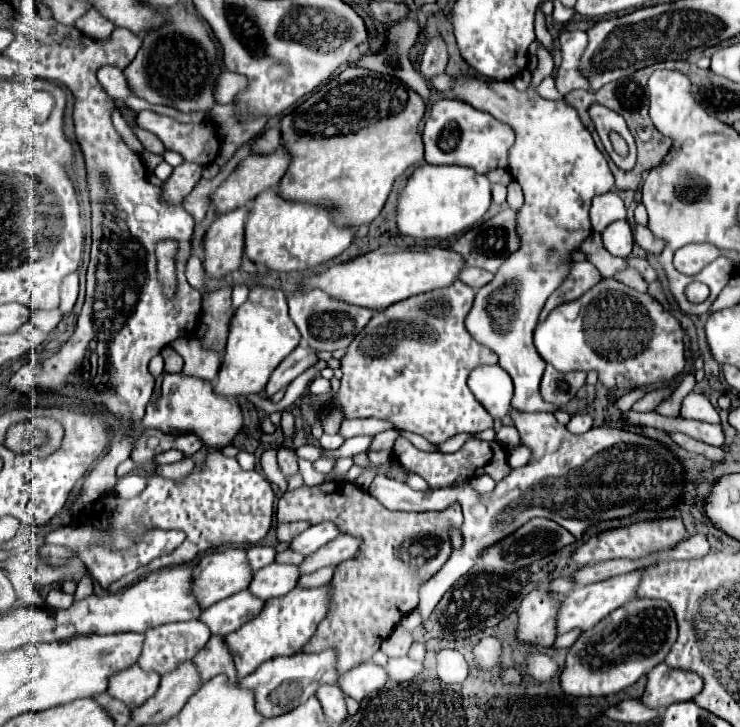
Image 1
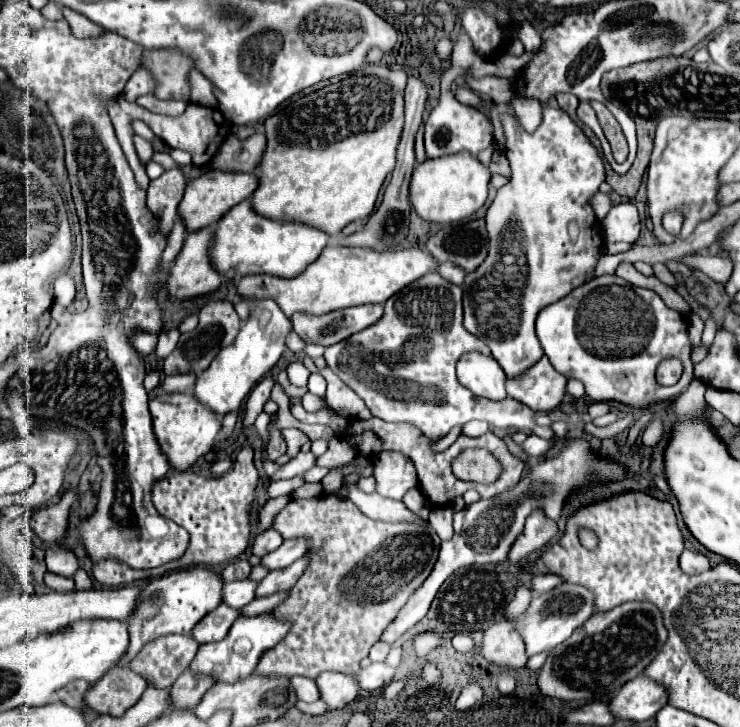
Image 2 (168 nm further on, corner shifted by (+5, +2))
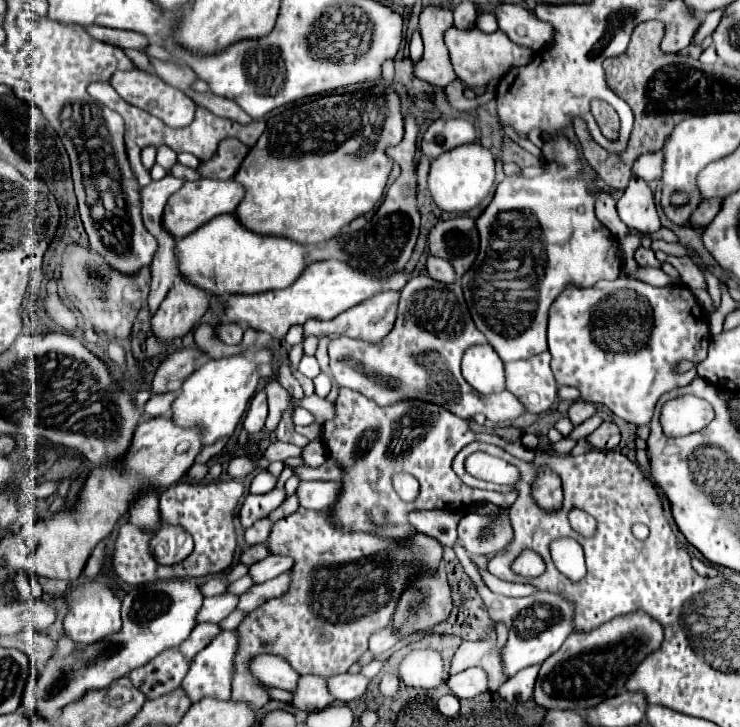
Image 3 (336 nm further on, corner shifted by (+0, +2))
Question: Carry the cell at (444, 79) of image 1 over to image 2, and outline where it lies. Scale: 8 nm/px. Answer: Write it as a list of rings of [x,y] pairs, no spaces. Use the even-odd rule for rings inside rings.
[[[458,87],[455,90],[455,98],[462,104],[466,104],[476,108],[483,108],[486,105],[494,107],[494,103],[487,103],[480,99],[470,88]]]

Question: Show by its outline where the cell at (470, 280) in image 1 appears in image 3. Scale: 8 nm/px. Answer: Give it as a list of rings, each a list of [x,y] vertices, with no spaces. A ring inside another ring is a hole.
[[[429,256],[425,266],[427,266],[427,274],[433,276],[433,280],[437,280],[437,282],[445,282],[445,284],[455,282],[453,266],[451,266],[447,260],[441,260],[441,258],[435,258],[435,256]]]

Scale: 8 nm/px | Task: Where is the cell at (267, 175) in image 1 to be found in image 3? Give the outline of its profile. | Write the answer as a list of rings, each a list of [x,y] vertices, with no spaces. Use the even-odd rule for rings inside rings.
[[[199,178],[195,182],[185,182],[181,186],[181,192],[173,194],[169,204],[165,206],[163,212],[163,228],[175,236],[175,240],[185,238],[205,222],[209,222],[213,216],[219,214],[229,214],[237,208],[237,204],[243,198],[243,190],[235,180],[209,180],[209,178]]]

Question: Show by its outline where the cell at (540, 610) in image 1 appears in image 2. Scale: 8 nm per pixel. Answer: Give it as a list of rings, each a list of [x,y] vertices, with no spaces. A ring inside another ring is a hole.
[[[504,618],[484,632],[480,650],[488,662],[502,668],[520,668],[528,662],[526,644],[514,626],[512,620]]]

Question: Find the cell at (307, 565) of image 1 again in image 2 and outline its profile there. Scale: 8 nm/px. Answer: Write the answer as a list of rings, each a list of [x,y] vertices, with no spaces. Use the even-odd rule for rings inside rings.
[[[302,556],[300,560],[296,560],[294,564],[280,568],[280,570],[272,570],[262,582],[260,588],[256,590],[256,596],[270,596],[274,592],[282,592],[282,590],[290,590],[298,578],[304,574],[304,570],[310,564],[310,556]]]

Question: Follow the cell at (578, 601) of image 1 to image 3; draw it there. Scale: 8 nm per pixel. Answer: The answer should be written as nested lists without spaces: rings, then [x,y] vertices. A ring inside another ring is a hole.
[[[459,558],[463,570],[467,572],[467,576],[473,580],[479,596],[483,598],[483,604],[489,612],[489,618],[493,622],[501,622],[507,626],[509,630],[509,640],[505,644],[505,648],[501,650],[501,664],[503,664],[503,674],[507,678],[515,676],[519,670],[527,668],[527,666],[535,666],[545,662],[551,654],[555,654],[561,644],[565,642],[565,638],[573,632],[571,620],[573,620],[573,606],[563,600],[557,594],[549,594],[549,592],[537,592],[525,598],[507,598],[507,596],[497,596],[493,594],[481,580],[475,564],[469,558]]]

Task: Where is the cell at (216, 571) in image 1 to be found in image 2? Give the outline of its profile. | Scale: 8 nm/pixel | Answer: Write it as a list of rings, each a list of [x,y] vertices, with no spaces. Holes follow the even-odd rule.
[[[192,566],[186,570],[176,570],[170,572],[162,578],[154,578],[146,582],[144,588],[144,604],[140,604],[140,616],[132,616],[132,622],[128,624],[130,628],[130,648],[124,654],[124,660],[120,664],[126,664],[132,660],[136,652],[148,642],[154,640],[156,636],[164,634],[190,634],[192,628],[204,618],[208,612],[220,606],[222,602],[222,586],[224,580],[220,574],[202,568],[202,566]]]

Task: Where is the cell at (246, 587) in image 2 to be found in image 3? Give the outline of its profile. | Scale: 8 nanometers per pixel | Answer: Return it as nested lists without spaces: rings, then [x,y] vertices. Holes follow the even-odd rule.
[[[219,594],[213,598],[205,598],[195,620],[197,620],[197,624],[201,624],[201,622],[217,624],[227,614],[231,614],[235,610],[235,606],[237,606],[237,596],[233,596],[233,594]]]

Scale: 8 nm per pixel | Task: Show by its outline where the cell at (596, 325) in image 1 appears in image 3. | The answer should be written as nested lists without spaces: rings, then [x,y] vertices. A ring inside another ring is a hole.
[[[619,276],[617,280],[601,280],[597,282],[595,286],[591,288],[577,288],[577,286],[567,286],[559,298],[553,302],[551,310],[549,310],[549,330],[547,330],[547,340],[549,340],[549,352],[553,356],[551,360],[551,370],[555,374],[555,380],[559,386],[573,386],[581,392],[581,400],[587,400],[587,402],[593,402],[593,404],[603,404],[607,406],[615,416],[623,418],[625,422],[631,422],[631,424],[649,424],[651,416],[653,416],[653,408],[655,408],[655,402],[659,400],[661,394],[673,390],[673,388],[679,388],[679,386],[685,386],[689,384],[695,376],[697,376],[697,370],[689,370],[689,372],[675,372],[677,364],[681,360],[691,360],[693,364],[699,364],[705,360],[707,356],[707,346],[711,342],[711,334],[709,334],[709,326],[707,326],[707,320],[703,318],[703,312],[701,312],[701,306],[697,302],[697,298],[693,296],[693,292],[689,290],[689,286],[685,284],[669,284],[669,286],[663,286],[663,288],[655,288],[651,284],[645,284],[645,282],[639,282],[639,280],[633,280],[631,276]]]

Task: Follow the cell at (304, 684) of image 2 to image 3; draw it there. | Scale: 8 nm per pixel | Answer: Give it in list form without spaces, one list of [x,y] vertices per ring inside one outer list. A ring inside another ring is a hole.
[[[261,654],[249,660],[249,672],[265,686],[281,688],[281,690],[293,690],[297,684],[299,674],[291,668],[291,664],[273,654]]]

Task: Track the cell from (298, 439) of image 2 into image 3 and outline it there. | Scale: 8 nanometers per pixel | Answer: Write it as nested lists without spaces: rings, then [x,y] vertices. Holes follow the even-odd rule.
[[[313,422],[313,424],[309,424],[309,426],[295,426],[295,430],[297,430],[299,434],[303,434],[303,436],[307,436],[309,440],[317,440],[319,434],[321,434],[321,424]]]

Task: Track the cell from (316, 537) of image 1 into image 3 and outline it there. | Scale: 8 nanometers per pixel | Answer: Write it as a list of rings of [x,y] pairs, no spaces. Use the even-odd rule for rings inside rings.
[[[269,554],[261,562],[249,566],[249,576],[251,576],[253,584],[261,584],[261,582],[267,582],[271,578],[277,578],[283,572],[289,572],[291,566],[293,566],[293,560],[291,558]]]

